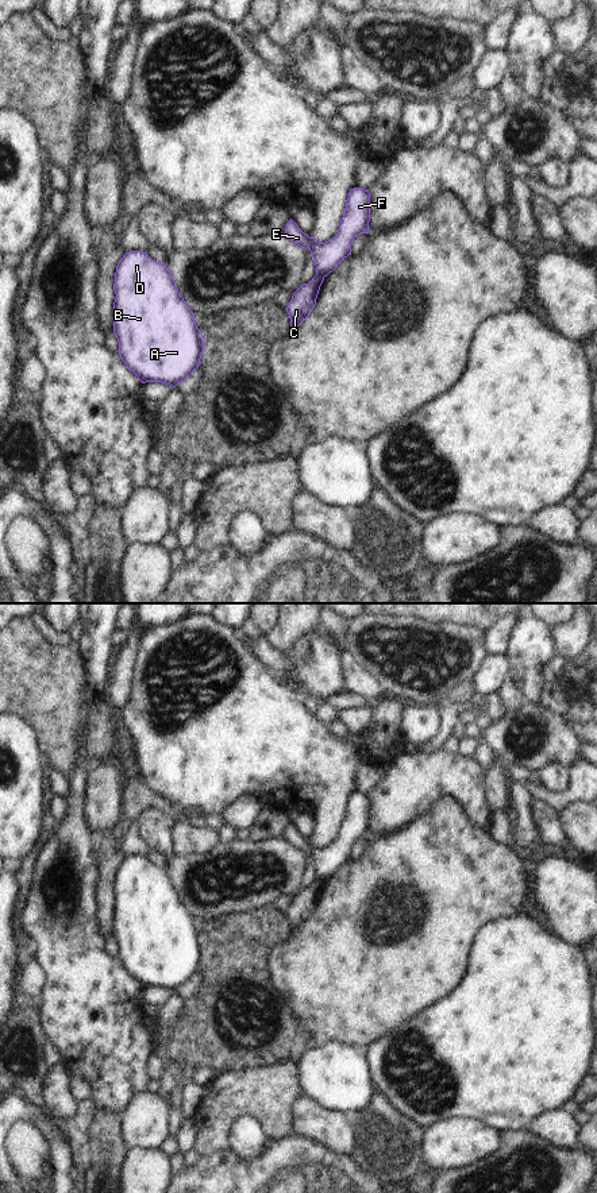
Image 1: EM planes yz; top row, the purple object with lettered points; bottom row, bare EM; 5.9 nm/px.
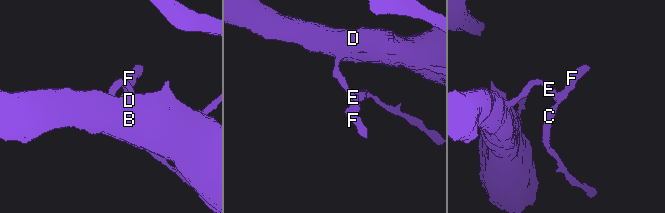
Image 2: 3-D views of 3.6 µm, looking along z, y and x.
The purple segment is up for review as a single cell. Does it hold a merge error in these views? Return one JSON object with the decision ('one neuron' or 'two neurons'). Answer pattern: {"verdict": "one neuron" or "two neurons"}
{"verdict": "two neurons"}

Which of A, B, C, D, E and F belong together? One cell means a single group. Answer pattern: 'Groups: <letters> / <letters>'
Groups: A B D E F / C.

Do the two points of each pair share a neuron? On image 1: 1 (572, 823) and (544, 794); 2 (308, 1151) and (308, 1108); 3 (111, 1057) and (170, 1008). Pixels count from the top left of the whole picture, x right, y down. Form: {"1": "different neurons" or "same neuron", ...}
{"1": "different neurons", "2": "different neurons", "3": "different neurons"}

